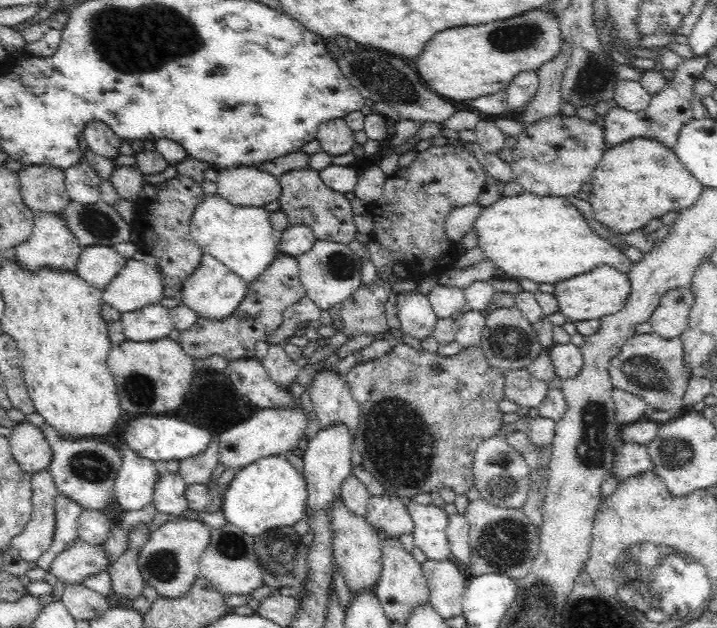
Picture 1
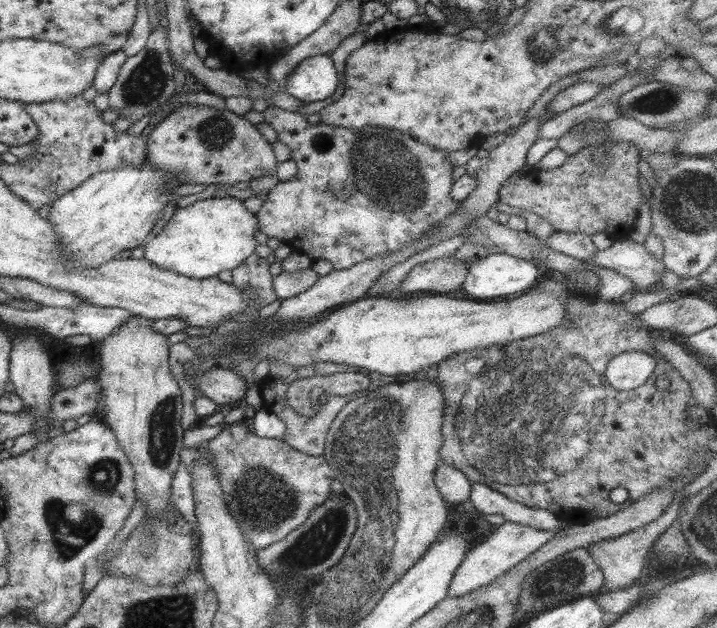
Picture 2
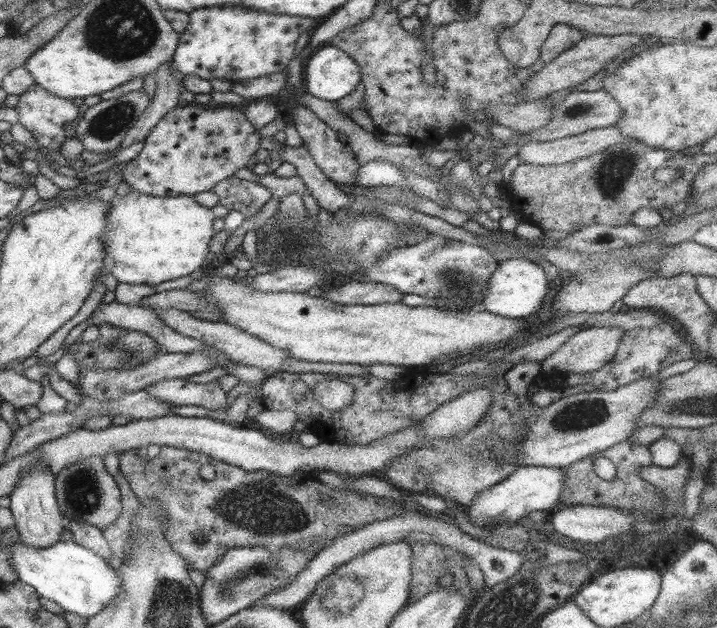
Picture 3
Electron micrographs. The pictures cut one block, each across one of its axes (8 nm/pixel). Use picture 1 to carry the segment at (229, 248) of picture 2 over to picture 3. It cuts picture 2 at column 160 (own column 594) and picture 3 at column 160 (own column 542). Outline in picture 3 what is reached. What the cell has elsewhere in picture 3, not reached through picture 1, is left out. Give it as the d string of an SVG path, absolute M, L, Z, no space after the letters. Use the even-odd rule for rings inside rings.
M133 190L122 198L116 195L110 204L109 222L103 236L107 252L104 269L120 283L154 286L192 274L202 266L215 235L212 227L215 217L211 209L198 204L193 196L159 197Z

